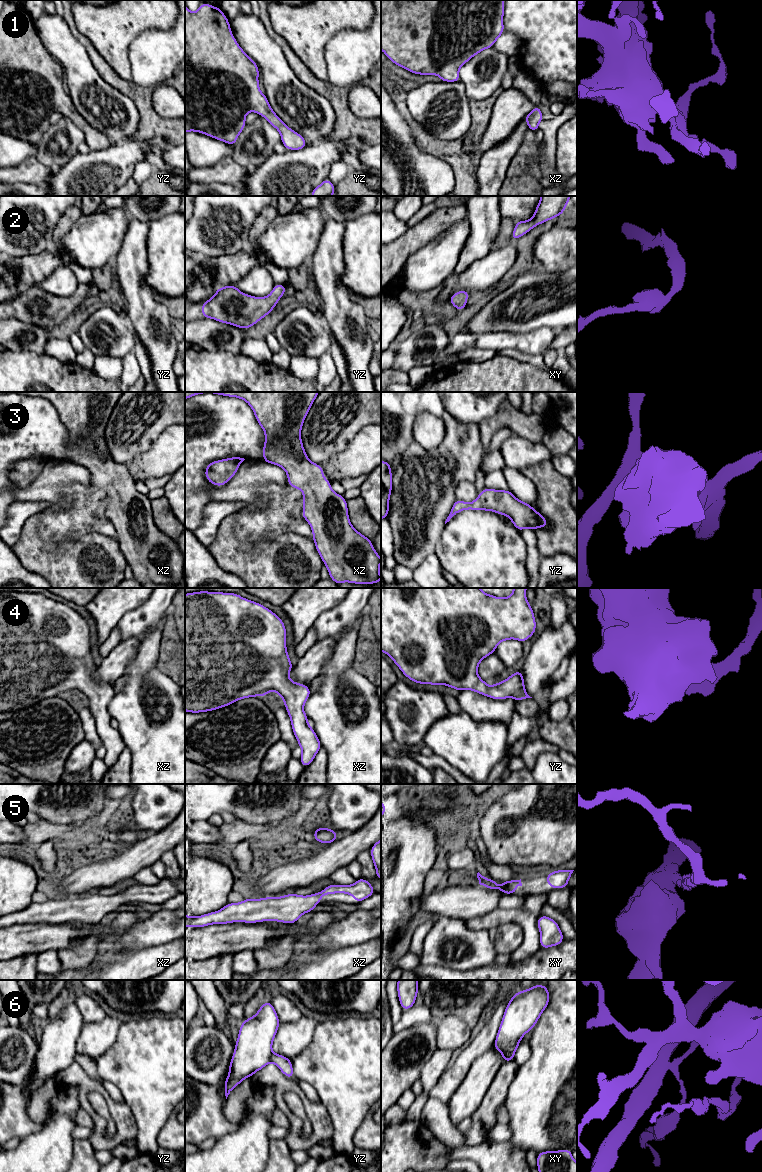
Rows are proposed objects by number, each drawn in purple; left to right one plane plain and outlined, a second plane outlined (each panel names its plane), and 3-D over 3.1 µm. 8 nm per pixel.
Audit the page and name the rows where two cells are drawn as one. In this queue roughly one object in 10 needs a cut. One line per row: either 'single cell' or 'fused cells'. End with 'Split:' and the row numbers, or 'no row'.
1: single cell
2: single cell
3: single cell
4: single cell
5: single cell
6: fused cells
Split: 6

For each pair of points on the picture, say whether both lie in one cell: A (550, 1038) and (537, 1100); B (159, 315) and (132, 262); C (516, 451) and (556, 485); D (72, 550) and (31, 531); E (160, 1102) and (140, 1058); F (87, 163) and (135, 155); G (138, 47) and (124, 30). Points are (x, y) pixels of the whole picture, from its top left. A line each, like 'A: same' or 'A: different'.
A: same
B: same
C: different
D: same
E: same
F: same
G: different

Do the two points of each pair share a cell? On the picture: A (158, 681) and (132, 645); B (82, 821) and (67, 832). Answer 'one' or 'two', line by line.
A: two
B: two

